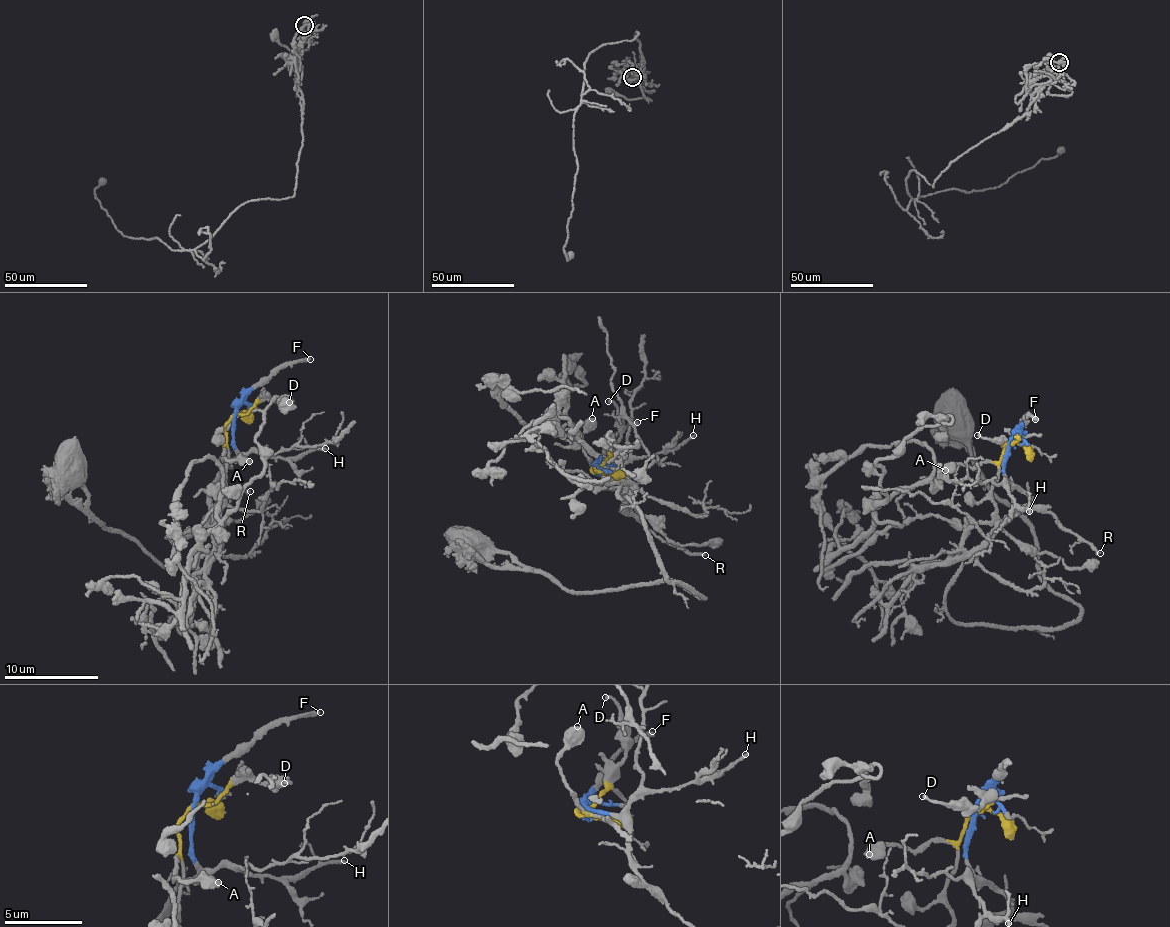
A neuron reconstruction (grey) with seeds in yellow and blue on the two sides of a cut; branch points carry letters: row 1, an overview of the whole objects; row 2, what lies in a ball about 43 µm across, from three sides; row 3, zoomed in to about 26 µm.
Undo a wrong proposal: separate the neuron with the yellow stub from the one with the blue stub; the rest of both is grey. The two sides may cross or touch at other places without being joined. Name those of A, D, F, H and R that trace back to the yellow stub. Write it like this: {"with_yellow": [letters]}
{"with_yellow": ["A", "D"]}

